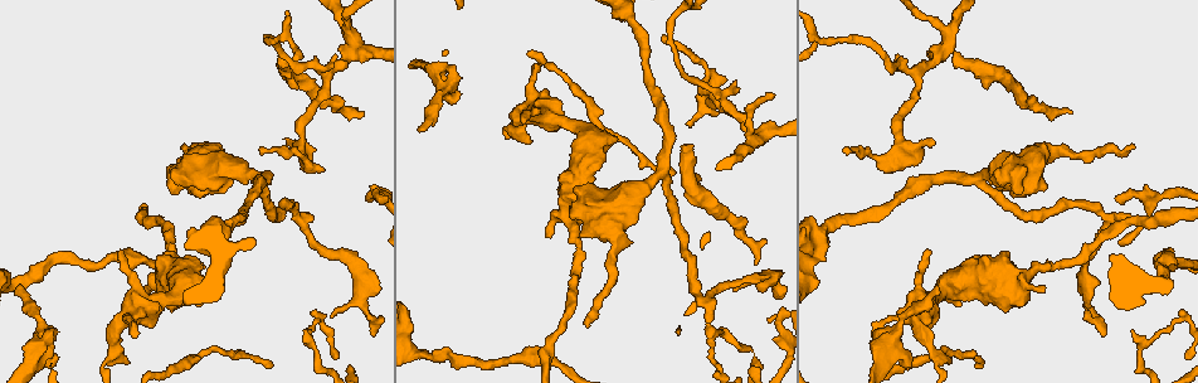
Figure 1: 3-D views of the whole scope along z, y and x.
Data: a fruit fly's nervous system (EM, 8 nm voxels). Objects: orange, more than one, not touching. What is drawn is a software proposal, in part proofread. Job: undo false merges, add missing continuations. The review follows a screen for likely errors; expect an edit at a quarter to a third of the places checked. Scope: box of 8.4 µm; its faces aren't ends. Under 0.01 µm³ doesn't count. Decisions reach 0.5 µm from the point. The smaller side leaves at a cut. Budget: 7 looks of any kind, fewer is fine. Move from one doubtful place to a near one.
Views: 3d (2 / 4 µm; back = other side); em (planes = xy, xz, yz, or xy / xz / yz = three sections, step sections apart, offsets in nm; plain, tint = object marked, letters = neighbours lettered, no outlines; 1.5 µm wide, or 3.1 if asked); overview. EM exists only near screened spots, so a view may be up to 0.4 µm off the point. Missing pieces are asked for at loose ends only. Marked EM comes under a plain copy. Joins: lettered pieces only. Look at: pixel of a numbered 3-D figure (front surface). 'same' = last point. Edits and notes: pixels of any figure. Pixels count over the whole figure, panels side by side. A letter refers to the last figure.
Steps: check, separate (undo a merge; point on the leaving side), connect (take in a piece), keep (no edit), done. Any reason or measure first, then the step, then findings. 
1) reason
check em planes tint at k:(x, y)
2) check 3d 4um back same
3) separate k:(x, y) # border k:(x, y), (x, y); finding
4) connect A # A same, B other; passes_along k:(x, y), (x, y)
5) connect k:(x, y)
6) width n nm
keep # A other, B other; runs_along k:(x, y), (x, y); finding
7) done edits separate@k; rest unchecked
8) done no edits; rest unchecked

thin end
check em xy step 8 letters at 1:(979, 367)

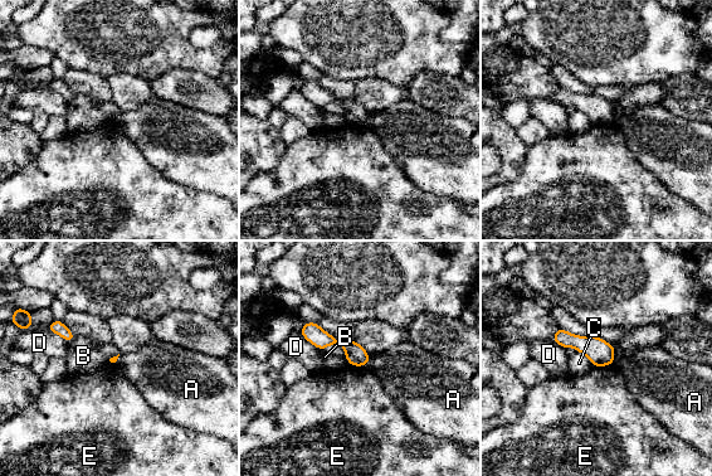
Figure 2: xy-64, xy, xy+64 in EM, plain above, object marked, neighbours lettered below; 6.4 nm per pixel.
keep # A other, B other, C other, D other, E other; runs_along 2:(305, 329), (366, 356); none of them fits

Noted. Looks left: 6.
free end
check em xy step 4 tint at 1:(688, 146)

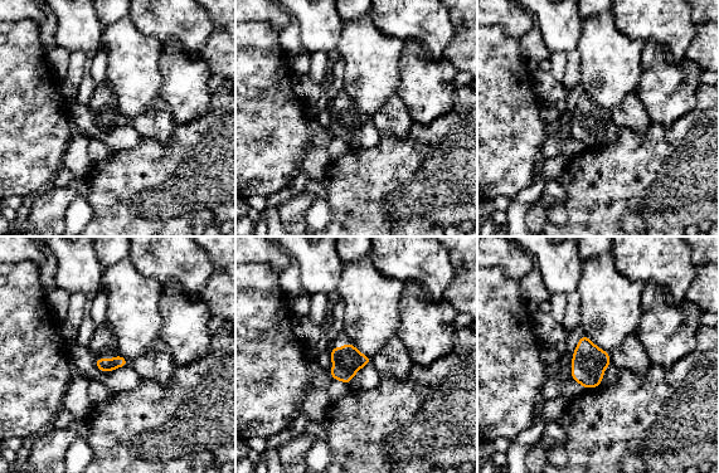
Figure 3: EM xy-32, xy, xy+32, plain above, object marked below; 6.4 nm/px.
another direction
check em yz step 4 tint same

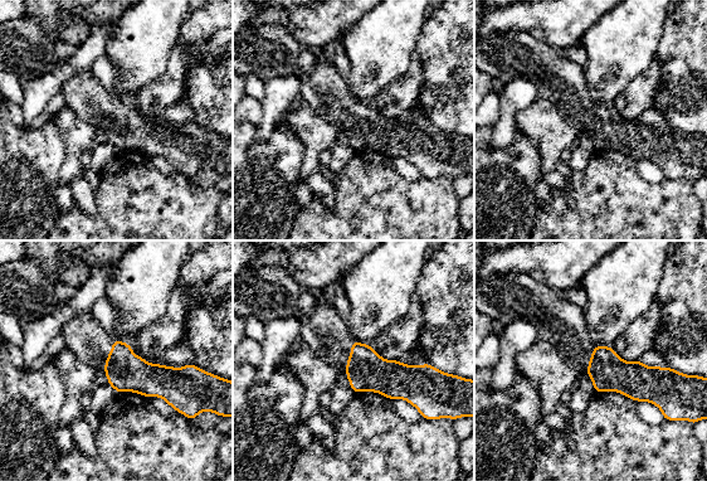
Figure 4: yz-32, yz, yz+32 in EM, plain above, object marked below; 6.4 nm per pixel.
check em yz step 4 letters same

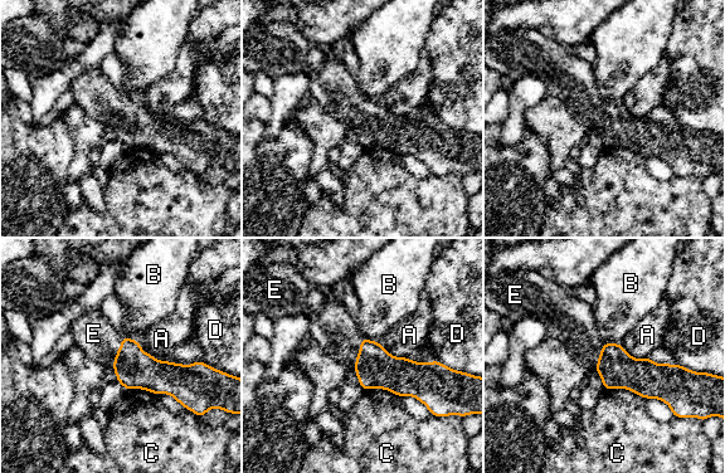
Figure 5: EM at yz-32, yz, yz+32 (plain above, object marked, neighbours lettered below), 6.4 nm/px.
connect E # A other, B other, C other, D other, E same; the cell continues

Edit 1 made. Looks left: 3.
an open end
check 3d 4um at 1:(185, 146)

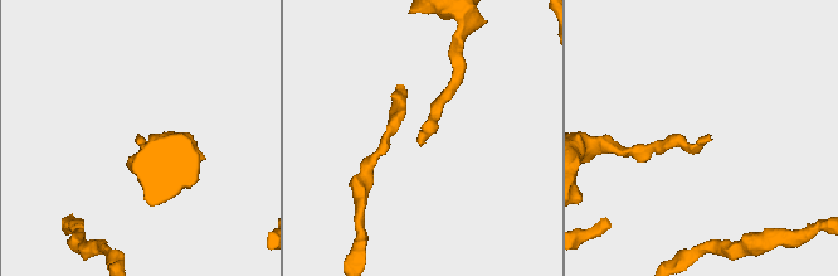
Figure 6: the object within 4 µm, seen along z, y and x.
check em yz step 8 letters at 6:(138, 134)

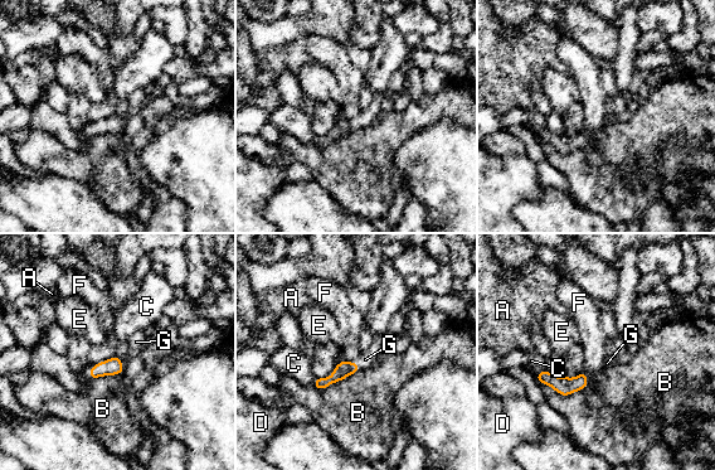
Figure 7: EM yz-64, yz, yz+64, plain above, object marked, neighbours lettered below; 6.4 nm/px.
another direction
check em planes letters same

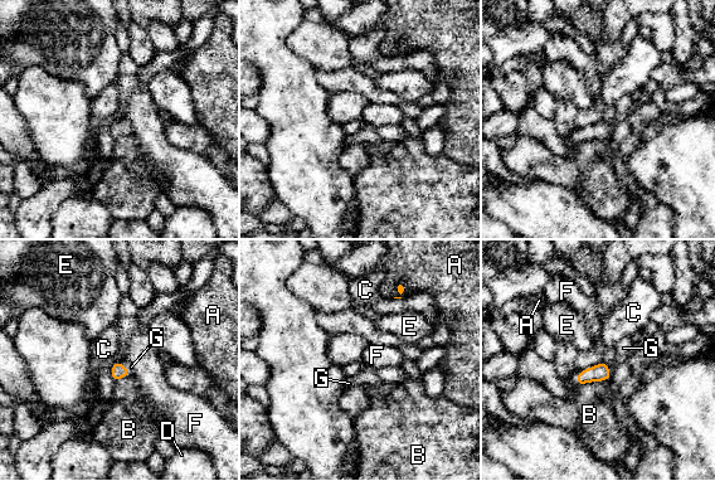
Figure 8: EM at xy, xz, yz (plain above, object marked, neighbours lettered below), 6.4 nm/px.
width 100 nm
connect G # A other, B other, C other, D other, E other, F other, G same; passes_along 8:(601, 372), (608, 370), (623, 348); the cell continues

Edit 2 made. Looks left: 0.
done edits connect@5, connect@8; rest unchecked

